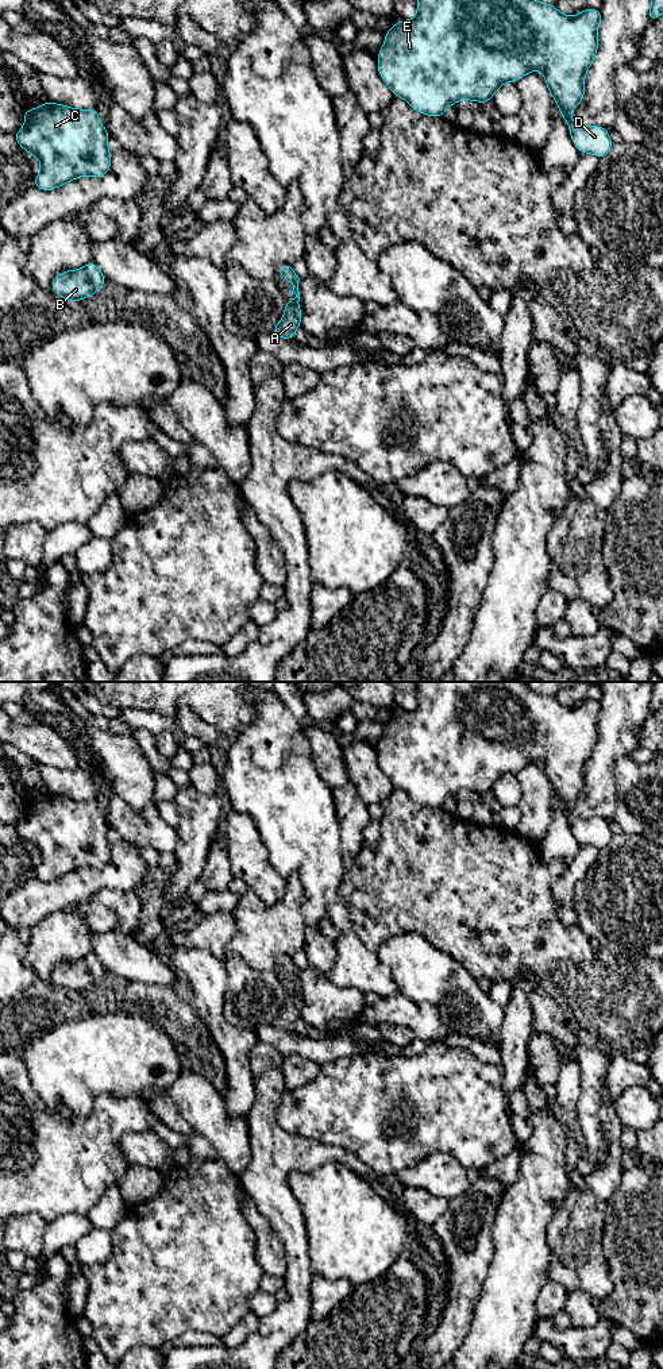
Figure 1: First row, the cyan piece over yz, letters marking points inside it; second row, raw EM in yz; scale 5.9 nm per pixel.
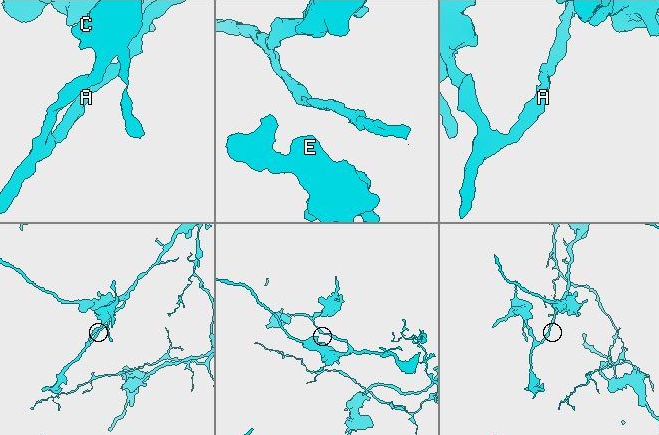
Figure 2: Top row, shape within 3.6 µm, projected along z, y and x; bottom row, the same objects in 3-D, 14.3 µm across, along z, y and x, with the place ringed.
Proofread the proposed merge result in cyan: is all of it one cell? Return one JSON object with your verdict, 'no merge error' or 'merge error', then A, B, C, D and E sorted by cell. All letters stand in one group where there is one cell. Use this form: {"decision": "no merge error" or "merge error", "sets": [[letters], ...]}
{"decision": "no merge error", "sets": [["A", "B", "C", "D", "E"]]}

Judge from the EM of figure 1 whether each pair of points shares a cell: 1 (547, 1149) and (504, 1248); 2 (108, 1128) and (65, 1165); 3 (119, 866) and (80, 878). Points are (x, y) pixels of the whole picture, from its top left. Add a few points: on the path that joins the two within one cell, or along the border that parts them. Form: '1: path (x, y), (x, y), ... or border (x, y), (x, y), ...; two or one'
1: path (542, 1173), (542, 1187), (527, 1206), (521, 1223); one
2: path (97, 1136), (76, 1157); one
3: path (111, 876), (91, 878); one

